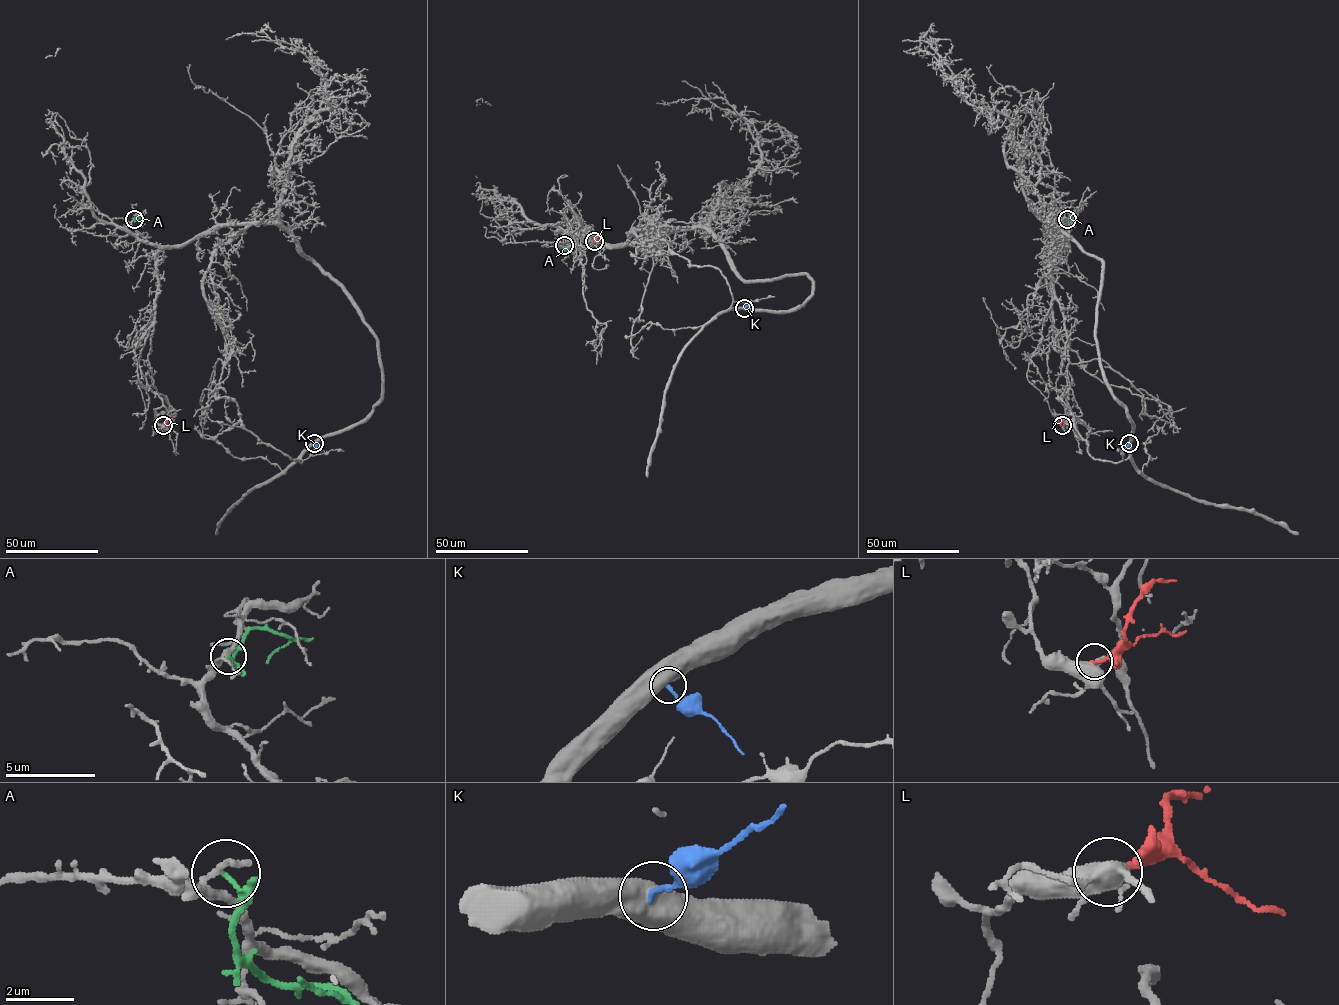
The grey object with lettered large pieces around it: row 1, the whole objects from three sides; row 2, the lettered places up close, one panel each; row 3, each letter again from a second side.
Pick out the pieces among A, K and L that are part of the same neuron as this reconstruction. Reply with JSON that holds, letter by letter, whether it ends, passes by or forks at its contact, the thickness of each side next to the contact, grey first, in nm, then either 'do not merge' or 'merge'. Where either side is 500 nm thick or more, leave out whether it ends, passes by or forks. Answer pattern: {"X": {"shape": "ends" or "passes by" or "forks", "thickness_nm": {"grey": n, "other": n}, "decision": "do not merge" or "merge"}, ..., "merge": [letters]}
{"A": {"shape": "ends", "thickness_nm": {"grey": 150, "other": 110}, "decision": "do not merge"}, "K": {"thickness_nm": {"grey": 750, "other": 190}, "decision": "do not merge"}, "L": {"shape": "ends", "thickness_nm": {"grey": 480, "other": 200}, "decision": "do not merge"}, "merge": []}

